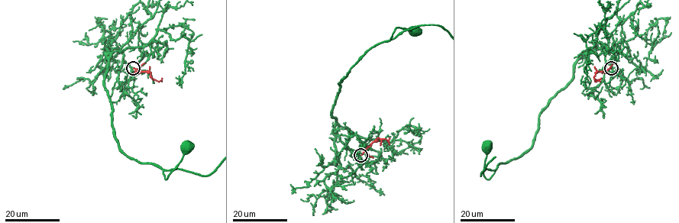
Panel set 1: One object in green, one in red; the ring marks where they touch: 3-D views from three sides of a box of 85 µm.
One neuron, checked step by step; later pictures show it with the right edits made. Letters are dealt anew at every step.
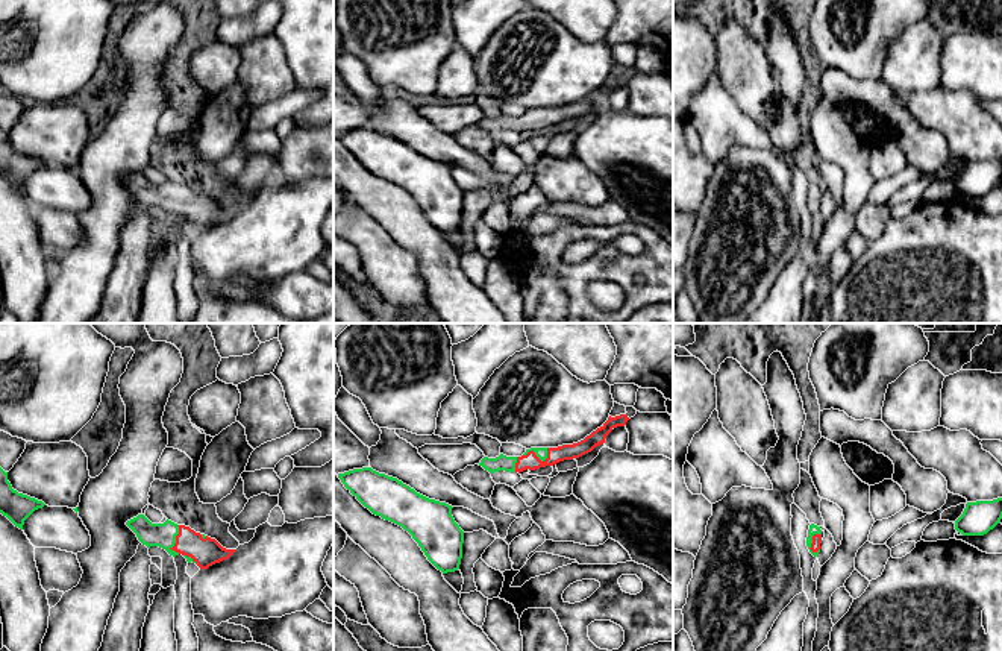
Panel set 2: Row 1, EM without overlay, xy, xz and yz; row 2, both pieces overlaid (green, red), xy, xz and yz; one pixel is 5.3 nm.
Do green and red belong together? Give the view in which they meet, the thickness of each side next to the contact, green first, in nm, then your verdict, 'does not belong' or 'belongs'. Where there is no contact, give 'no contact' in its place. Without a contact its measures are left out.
contact in xz; calibres 60 and 90 nm; belongs

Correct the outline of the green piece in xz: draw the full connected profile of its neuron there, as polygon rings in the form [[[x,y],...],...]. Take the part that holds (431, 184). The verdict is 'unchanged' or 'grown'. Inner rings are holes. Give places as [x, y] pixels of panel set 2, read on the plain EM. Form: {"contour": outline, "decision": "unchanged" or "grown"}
{"contour": [[[371,127],[338,134],[338,138],[373,175],[408,191],[438,231],[459,229],[464,191],[452,176],[452,165],[429,159]]], "decision": "unchanged"}

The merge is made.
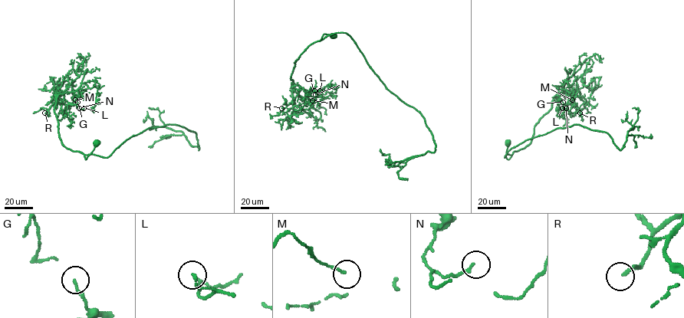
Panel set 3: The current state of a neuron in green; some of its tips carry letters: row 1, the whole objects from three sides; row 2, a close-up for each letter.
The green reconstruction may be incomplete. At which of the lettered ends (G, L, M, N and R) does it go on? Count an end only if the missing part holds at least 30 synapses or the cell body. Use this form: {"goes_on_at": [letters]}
{"goes_on_at": ["R"]}

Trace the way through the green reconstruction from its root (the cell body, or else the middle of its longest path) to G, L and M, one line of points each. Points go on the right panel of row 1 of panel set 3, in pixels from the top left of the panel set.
G: (508, 142), (508, 159), (530, 143), (534, 125), (550, 109), (553, 99), (566, 93), (571, 103), (563, 102)
L: (508, 142), (508, 159), (530, 143), (534, 125), (550, 109), (553, 99), (566, 93), (571, 103), (562, 108)
M: (508, 142), (508, 159), (530, 143), (534, 125), (557, 95), (566, 93), (569, 103), (572, 99)

